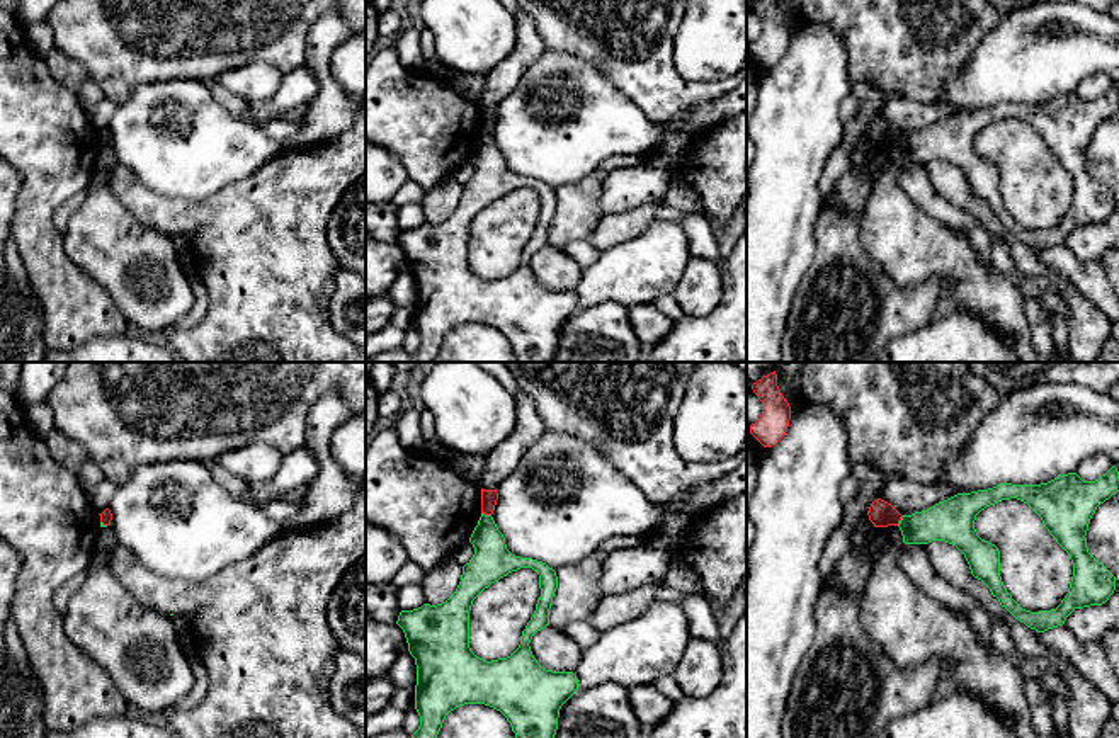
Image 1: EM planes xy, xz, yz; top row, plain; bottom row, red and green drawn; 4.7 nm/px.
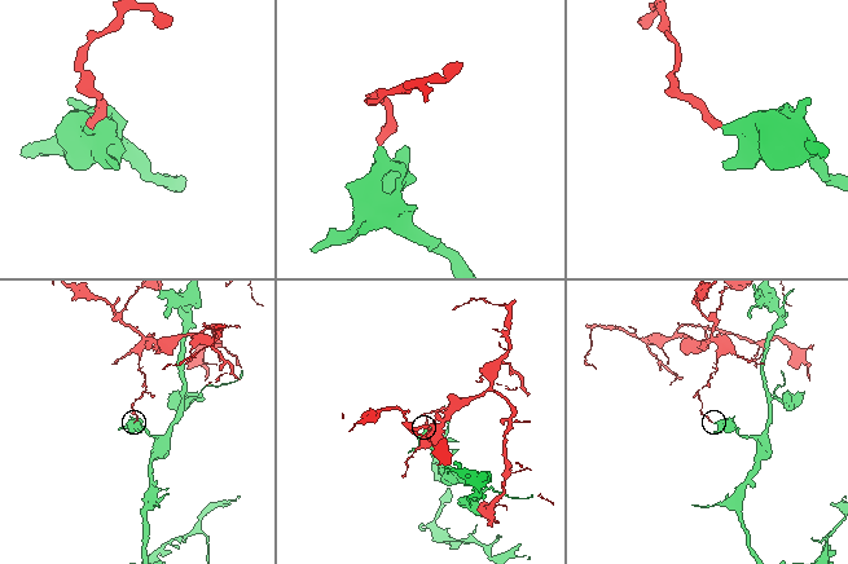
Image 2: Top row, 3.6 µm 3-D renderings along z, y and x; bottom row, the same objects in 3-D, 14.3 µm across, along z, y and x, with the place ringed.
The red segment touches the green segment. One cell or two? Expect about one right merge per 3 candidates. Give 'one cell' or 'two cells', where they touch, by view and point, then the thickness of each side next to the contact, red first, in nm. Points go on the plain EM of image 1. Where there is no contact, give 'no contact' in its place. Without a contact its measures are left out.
two cells; contact xz (487, 133); calibres 80 and 180 nm

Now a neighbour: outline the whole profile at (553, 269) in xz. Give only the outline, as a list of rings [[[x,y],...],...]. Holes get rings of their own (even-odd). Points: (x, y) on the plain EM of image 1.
[[[551,245],[537,250],[529,265],[537,282],[553,291],[573,291],[580,282],[583,269],[571,257]]]

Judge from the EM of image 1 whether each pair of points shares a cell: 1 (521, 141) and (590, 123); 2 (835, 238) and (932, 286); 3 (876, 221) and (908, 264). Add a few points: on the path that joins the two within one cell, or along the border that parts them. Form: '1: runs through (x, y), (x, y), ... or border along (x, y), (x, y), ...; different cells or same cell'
1: runs through (538, 135), (556, 135), (573, 126); same cell
2: runs through (856, 264), (888, 296), (907, 296); same cell
3: runs through (886, 232), (908, 254); same cell

